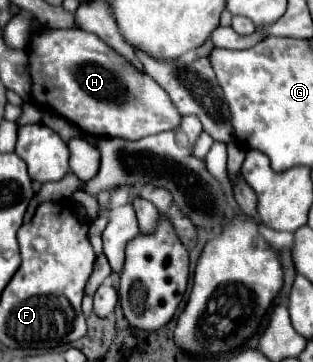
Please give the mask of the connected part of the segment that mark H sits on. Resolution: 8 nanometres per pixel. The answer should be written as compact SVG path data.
M45 28L31 38L29 66L33 78L33 100L77 124L91 136L119 136L139 140L157 132L167 132L181 124L181 114L169 100L169 94L145 72L137 70L129 60L107 46L99 36L83 30L51 30Z

